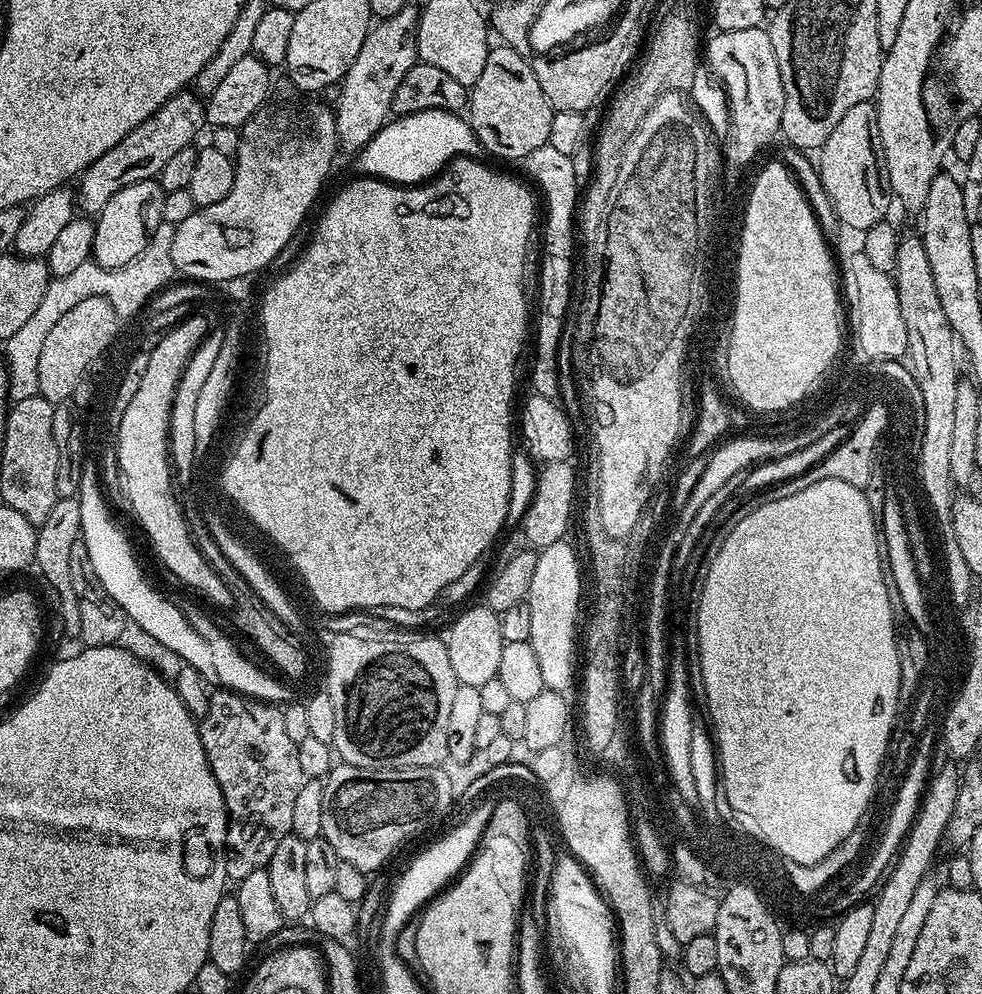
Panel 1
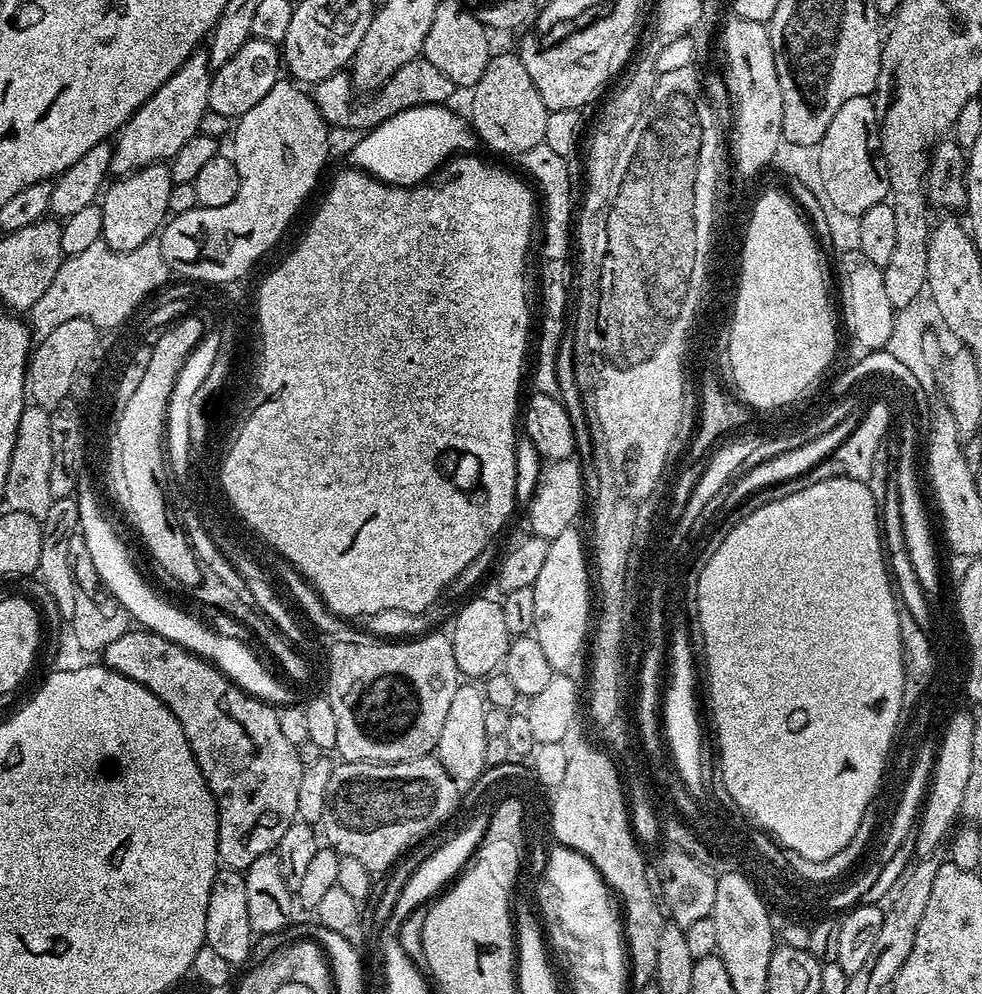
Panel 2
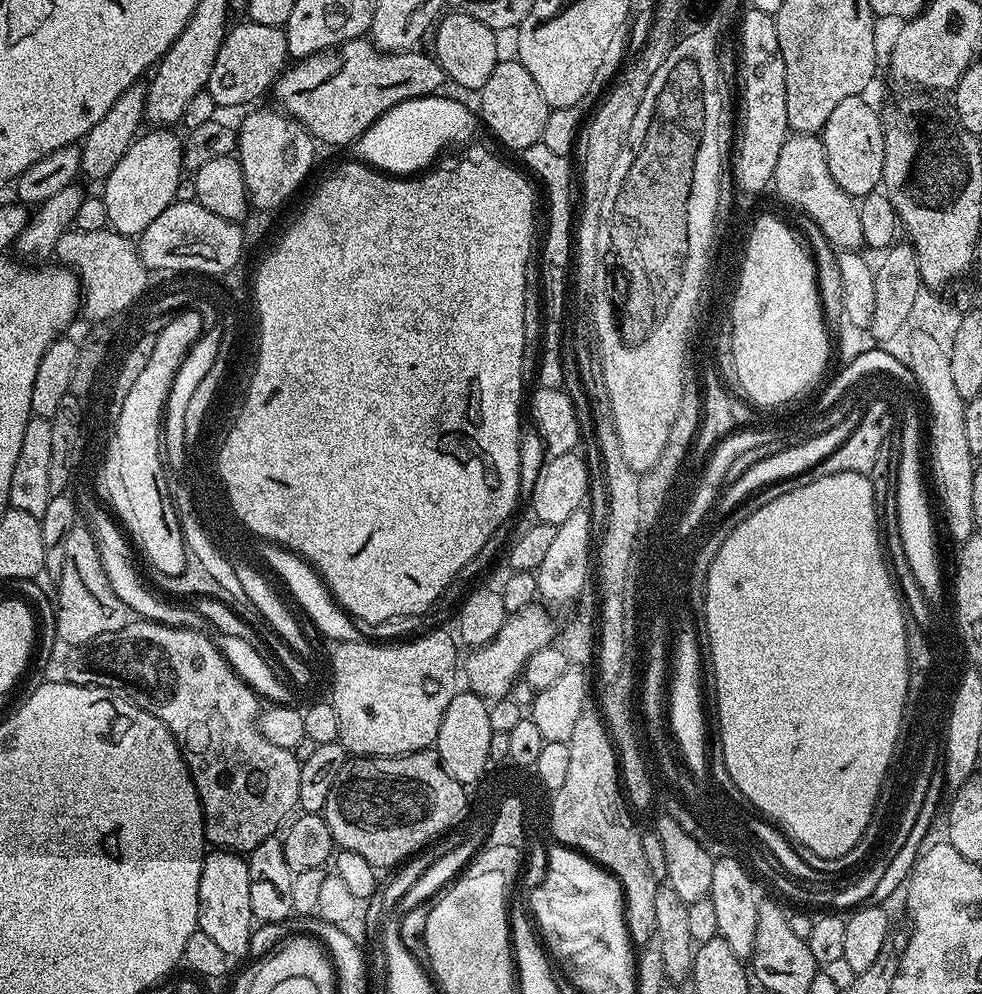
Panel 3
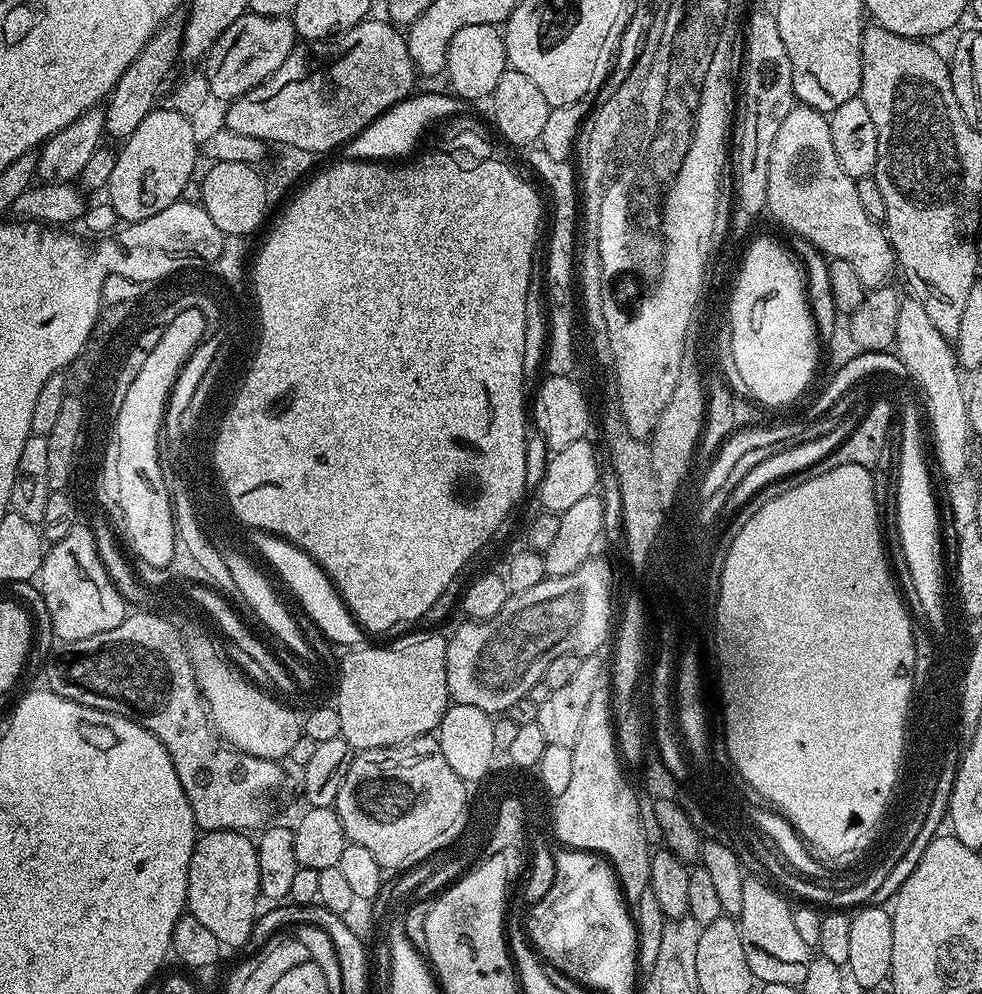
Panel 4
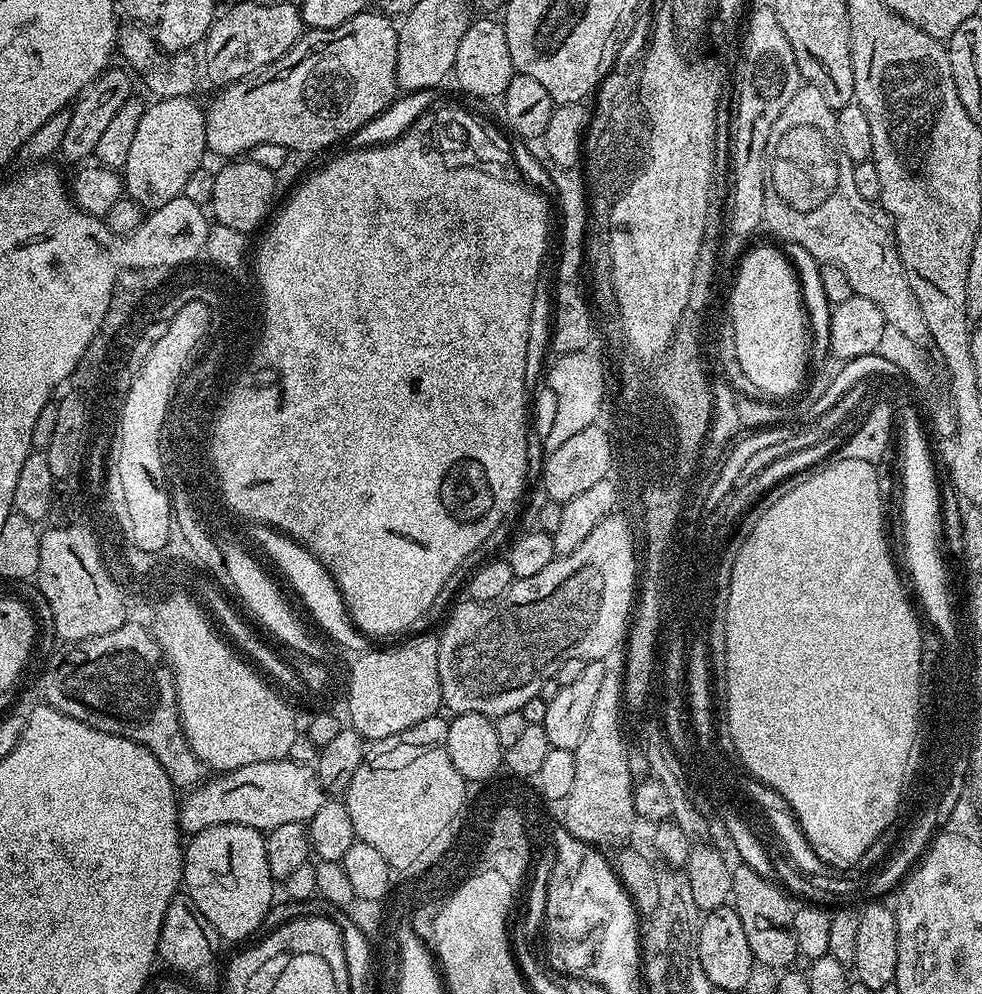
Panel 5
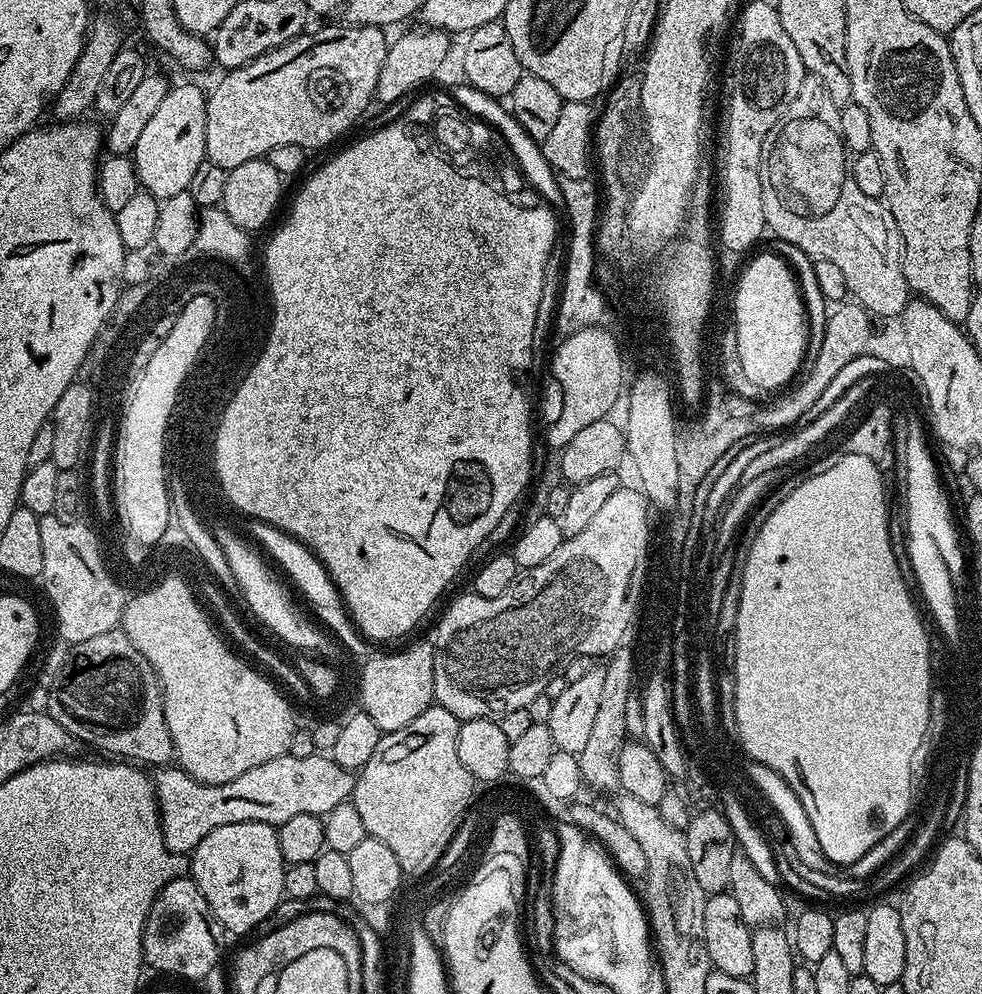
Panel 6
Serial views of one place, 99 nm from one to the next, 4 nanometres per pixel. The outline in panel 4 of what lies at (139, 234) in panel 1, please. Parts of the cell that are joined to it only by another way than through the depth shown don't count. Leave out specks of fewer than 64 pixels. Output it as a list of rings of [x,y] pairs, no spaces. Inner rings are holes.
[[[157,106],[138,125],[138,130],[119,145],[116,165],[106,189],[107,203],[114,206],[124,222],[144,222],[156,218],[160,211],[180,200],[186,182],[194,179],[192,171],[198,160],[198,136],[189,117],[169,106]]]

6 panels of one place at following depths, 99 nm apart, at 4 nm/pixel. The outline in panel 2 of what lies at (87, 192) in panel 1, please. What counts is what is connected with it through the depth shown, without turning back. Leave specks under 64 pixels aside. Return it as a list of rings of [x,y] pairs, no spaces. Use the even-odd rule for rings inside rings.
[[[197,50],[186,58],[186,62],[182,62],[182,66],[178,66],[178,70],[174,70],[174,74],[170,74],[170,78],[166,78],[166,82],[162,82],[162,86],[158,86],[154,94],[150,94],[150,98],[146,98],[146,102],[142,102],[142,106],[121,126],[114,137],[109,168],[109,173],[113,177],[123,178],[147,164],[171,161],[172,156],[178,154],[178,150],[182,150],[186,142],[190,142],[190,138],[198,135],[202,114],[210,111],[208,99],[213,71],[208,64],[207,51]]]

